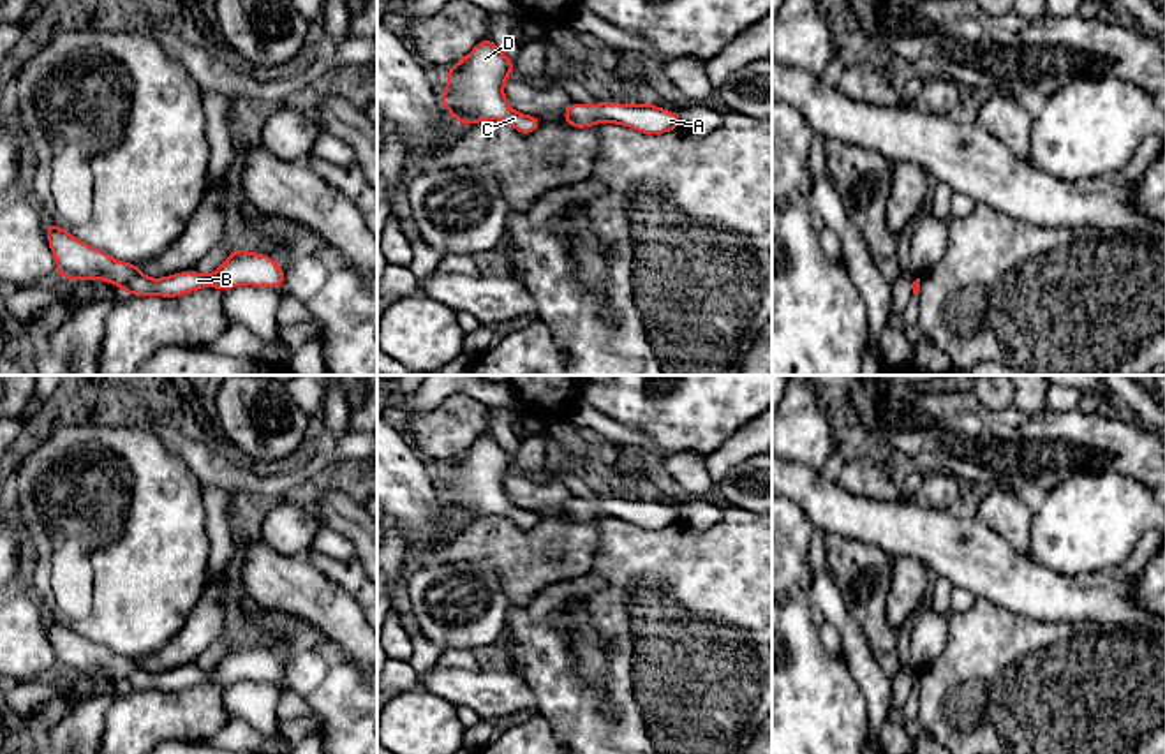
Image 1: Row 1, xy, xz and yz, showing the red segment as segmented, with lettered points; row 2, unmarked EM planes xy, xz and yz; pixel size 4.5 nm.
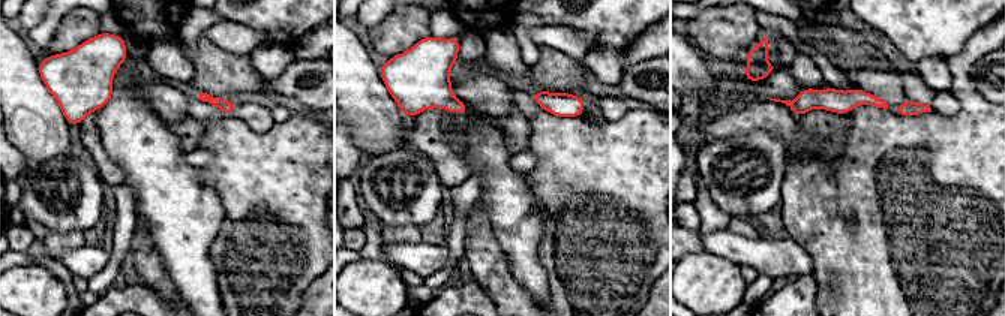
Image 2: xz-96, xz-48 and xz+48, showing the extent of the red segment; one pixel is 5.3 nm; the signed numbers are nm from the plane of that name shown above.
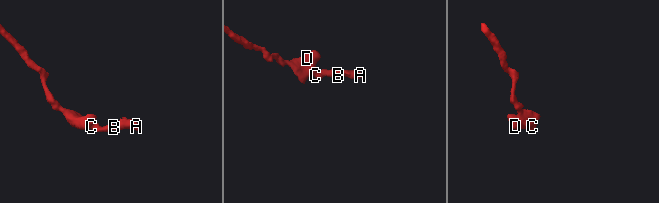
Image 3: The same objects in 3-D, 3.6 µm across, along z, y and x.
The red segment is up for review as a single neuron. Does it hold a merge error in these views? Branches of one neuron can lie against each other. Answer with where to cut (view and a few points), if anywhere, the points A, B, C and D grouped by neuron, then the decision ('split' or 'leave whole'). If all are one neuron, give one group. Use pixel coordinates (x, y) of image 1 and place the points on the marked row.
no cut | A B C D | leave whole

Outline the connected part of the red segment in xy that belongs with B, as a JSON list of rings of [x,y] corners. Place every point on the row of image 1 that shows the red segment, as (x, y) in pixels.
[[[48,222],[46,236],[62,278],[104,280],[134,296],[178,298],[203,287],[217,287],[220,291],[238,285],[275,289],[286,284],[286,273],[273,257],[243,252],[240,245],[210,275],[190,270],[150,278],[139,271],[137,264],[116,261],[108,252],[74,238],[53,222]]]

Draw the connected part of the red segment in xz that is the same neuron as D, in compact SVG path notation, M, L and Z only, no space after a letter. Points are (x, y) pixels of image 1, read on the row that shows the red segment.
M488 37L448 69L442 106L460 123L472 125L486 120L509 123L520 134L529 136L543 125L534 115L515 111L504 97L504 83L509 79L515 62L506 56Z

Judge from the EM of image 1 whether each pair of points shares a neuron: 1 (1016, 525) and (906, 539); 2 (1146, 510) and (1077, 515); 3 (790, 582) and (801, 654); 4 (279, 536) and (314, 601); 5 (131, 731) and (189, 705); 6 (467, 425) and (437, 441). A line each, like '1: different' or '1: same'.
1: different
2: same
3: same
4: different
5: same
6: same

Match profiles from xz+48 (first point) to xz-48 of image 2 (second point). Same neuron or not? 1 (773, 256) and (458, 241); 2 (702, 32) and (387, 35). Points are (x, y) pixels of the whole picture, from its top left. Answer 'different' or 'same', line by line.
1: different
2: same

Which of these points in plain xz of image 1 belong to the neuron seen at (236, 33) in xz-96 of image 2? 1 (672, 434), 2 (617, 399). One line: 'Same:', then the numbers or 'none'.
Same: none

